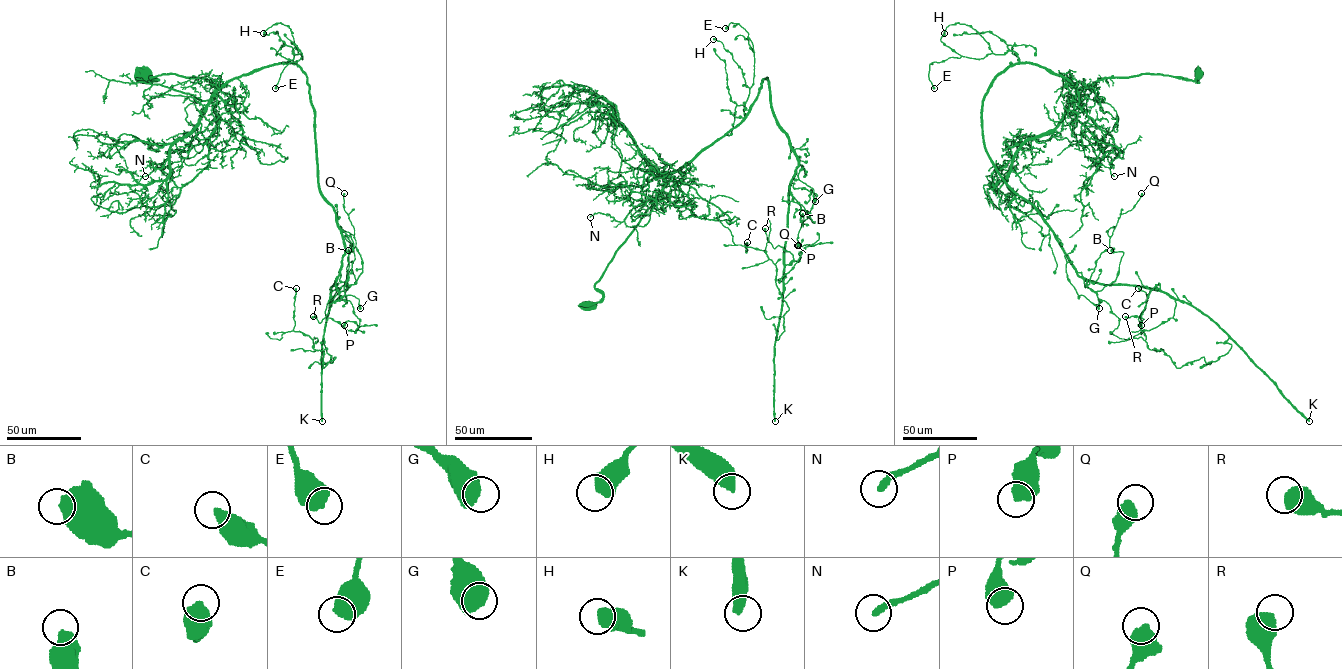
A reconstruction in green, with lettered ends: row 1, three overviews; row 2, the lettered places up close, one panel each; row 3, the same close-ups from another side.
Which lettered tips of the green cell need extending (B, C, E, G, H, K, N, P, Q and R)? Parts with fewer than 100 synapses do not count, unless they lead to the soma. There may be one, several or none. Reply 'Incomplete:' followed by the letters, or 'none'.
Incomplete: K

